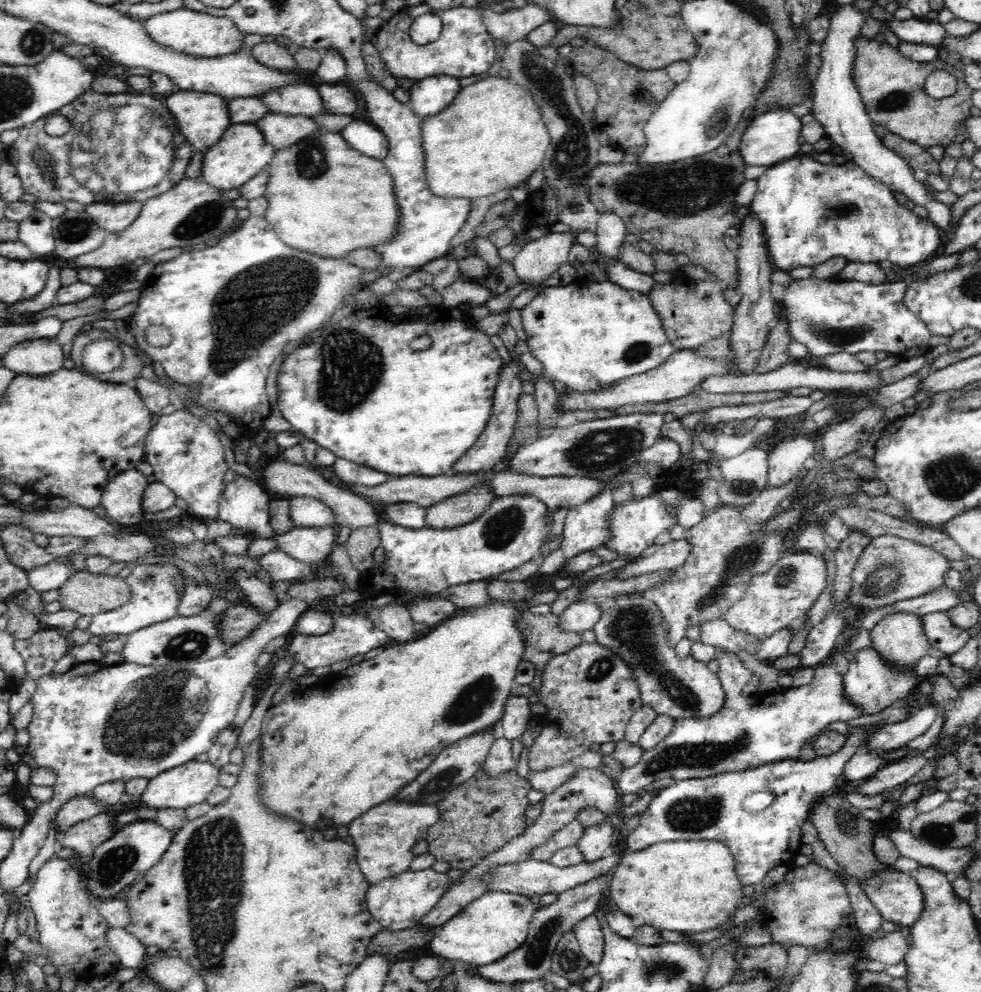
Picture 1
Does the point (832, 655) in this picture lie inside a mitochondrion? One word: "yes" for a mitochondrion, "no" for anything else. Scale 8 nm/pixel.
no

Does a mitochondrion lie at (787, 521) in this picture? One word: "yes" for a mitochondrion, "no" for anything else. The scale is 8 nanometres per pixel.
no

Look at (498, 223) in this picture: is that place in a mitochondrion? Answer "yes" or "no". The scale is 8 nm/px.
no

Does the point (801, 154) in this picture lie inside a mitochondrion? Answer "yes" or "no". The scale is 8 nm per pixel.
no

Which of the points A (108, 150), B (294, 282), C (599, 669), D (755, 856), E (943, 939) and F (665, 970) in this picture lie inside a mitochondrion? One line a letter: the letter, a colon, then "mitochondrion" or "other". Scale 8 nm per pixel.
A: mitochondrion
B: mitochondrion
C: mitochondrion
D: other
E: other
F: mitochondrion

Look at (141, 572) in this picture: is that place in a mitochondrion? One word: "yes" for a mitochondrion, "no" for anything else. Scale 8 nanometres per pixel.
no

